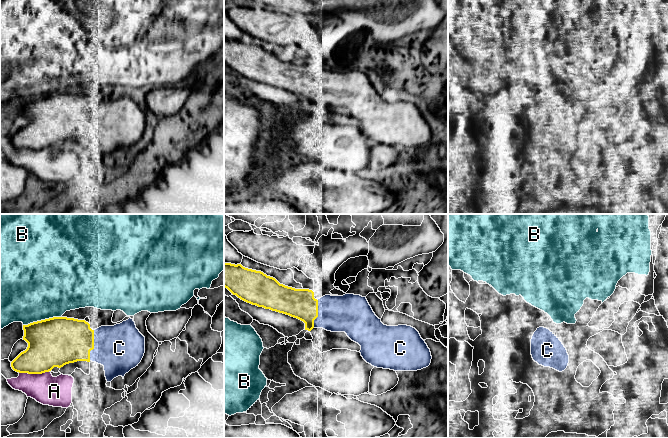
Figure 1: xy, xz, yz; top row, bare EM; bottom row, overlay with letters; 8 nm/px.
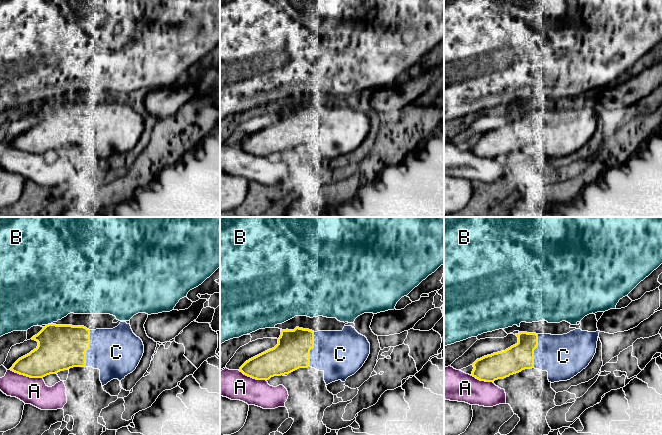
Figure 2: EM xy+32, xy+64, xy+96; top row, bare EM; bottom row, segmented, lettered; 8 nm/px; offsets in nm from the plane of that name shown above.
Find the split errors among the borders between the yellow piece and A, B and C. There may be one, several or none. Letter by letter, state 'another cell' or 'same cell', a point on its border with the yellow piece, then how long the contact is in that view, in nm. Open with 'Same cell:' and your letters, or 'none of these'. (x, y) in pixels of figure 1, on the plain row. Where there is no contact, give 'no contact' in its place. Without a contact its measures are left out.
Same cell: C
A: another cell | xy (33, 149) | 240 nm
B: another cell | xy (42, 96) | 320 nm
C: same cell | xy (93, 121) | 260 nm

